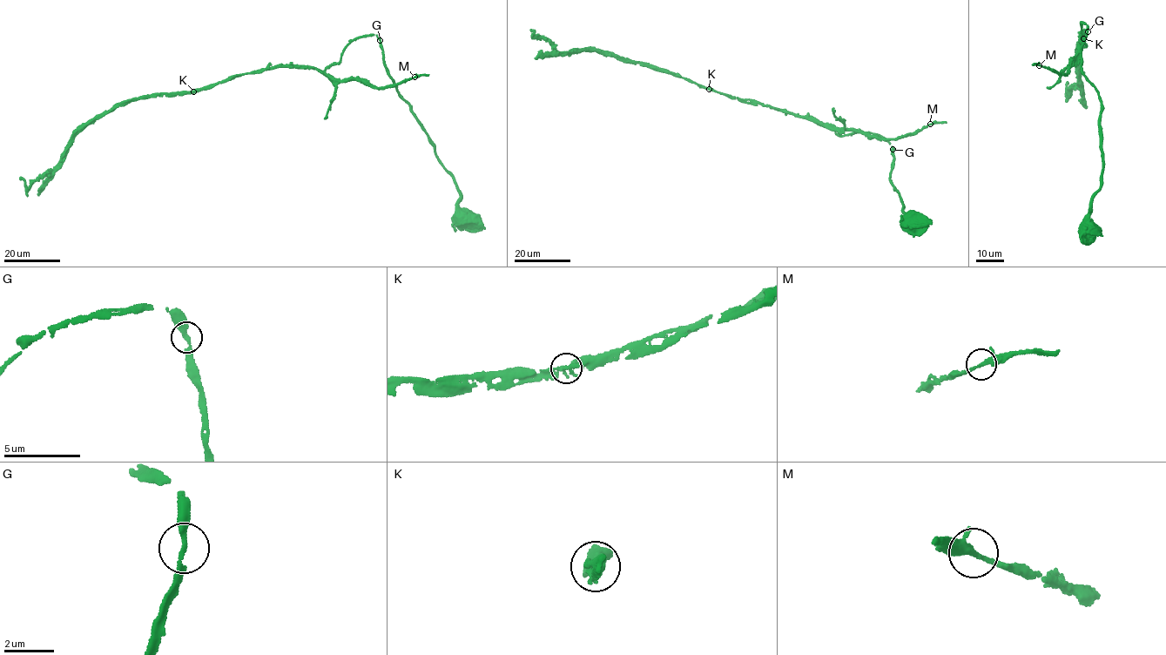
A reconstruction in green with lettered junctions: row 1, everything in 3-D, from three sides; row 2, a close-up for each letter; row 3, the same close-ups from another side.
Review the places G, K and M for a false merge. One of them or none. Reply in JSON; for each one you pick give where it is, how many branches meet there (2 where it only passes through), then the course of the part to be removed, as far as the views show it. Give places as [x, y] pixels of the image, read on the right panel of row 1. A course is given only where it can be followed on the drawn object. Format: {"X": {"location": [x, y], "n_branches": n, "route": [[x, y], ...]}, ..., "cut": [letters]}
{"cut": []}

